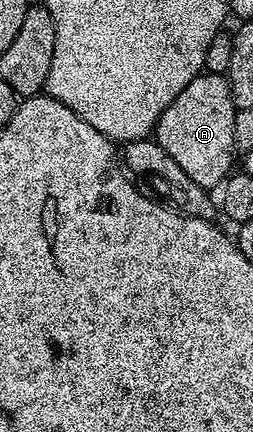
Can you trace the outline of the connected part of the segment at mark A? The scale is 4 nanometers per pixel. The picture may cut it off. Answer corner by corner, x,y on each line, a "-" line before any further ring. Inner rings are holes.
222,73
199,74
165,107
161,119
155,125
153,140
201,187
211,191
222,186
237,165
235,143
235,114
231,85

